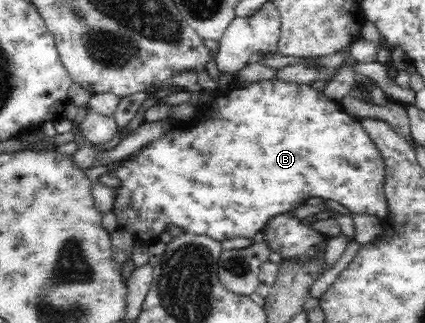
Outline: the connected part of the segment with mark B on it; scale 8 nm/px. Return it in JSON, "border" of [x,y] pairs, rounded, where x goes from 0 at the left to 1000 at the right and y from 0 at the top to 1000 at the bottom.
{"border":[[[645,241],[640,251],[616,251],[616,257],[600,254],[598,263],[584,263],[584,269],[555,269],[546,282],[536,276],[536,288],[508,288],[508,307],[494,337],[508,350],[504,368],[471,375],[452,399],[433,399],[433,406],[409,399],[391,424],[381,424],[381,430],[353,443],[348,455],[339,455],[334,467],[325,467],[315,480],[315,505],[301,498],[268,536],[278,554],[287,554],[287,573],[273,591],[273,622],[268,622],[264,647],[280,684],[275,709],[320,728],[325,746],[362,746],[381,715],[391,715],[391,703],[400,690],[419,697],[438,724],[485,728],[489,737],[518,749],[529,740],[551,740],[551,734],[598,734],[612,709],[628,700],[645,669],[673,663],[673,653],[720,632],[725,610],[793,622],[814,641],[828,669],[861,663],[896,681],[908,672],[913,628],[908,628],[904,607],[906,508],[887,458],[868,430],[859,399],[852,396],[847,372],[819,359],[795,313],[774,310],[758,282],[744,279],[732,260],[668,257],[654,241]]]}

